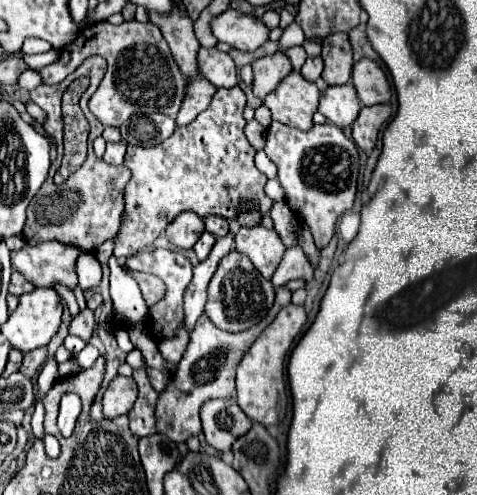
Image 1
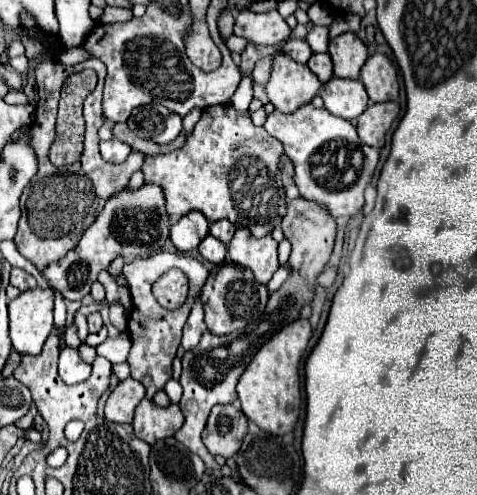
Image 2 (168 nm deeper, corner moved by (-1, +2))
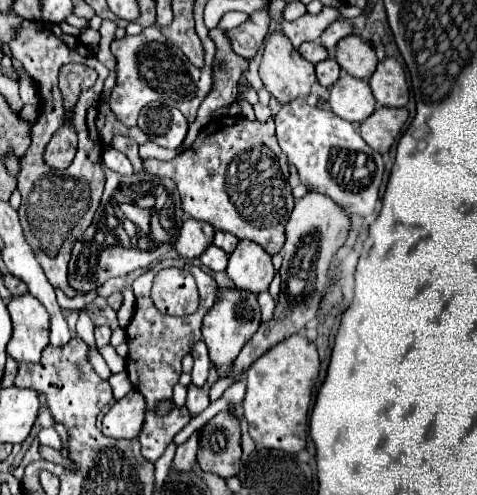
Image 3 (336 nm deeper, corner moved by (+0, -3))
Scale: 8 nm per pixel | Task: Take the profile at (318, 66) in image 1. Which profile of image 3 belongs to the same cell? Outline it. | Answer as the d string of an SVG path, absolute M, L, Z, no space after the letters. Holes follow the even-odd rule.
M333 57L319 61L315 65L315 69L317 69L317 79L323 87L331 87L339 79L339 73L341 73L341 67L337 65L337 61Z

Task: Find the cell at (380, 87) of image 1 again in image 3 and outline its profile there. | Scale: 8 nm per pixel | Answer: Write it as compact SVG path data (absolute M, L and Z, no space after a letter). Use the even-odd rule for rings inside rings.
M393 57L379 61L375 73L369 79L369 85L373 97L383 107L405 107L409 101L405 71Z

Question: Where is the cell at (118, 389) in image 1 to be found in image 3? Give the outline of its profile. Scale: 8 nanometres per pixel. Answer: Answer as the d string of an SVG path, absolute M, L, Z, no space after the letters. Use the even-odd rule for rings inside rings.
M131 389L123 399L115 401L103 417L103 433L113 439L133 439L141 431L145 415L145 397Z

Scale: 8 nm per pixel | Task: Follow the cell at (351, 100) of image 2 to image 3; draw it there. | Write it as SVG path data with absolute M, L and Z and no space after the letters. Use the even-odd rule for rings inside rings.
M345 71L331 87L329 105L335 115L351 123L363 121L375 111L375 99L369 83L363 79L353 79L351 75L345 75Z

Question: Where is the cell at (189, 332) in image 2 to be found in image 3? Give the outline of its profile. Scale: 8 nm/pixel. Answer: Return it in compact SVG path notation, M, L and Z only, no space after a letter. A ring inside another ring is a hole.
M197 341L193 351L191 351L191 357L193 357L193 369L191 369L191 379L195 385L201 385L205 383L207 379L207 371L209 371L209 353L207 353L207 347L205 347L205 341Z

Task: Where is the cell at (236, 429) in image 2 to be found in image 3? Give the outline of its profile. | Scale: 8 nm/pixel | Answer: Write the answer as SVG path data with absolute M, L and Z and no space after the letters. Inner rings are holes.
M229 411L217 413L199 431L197 463L203 471L223 479L233 477L241 467L241 427L239 417Z

